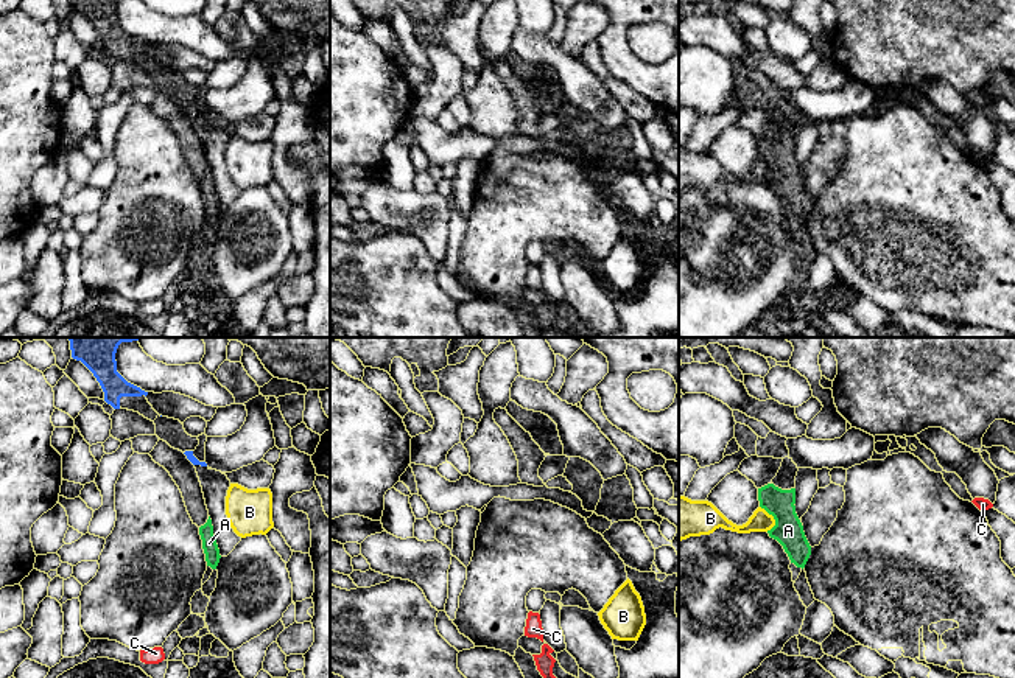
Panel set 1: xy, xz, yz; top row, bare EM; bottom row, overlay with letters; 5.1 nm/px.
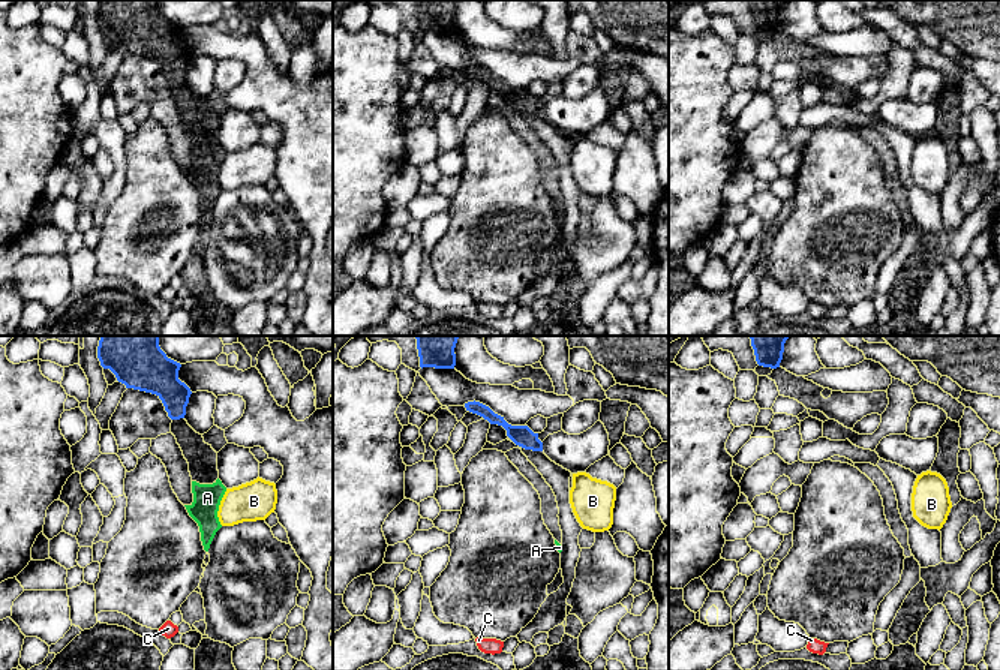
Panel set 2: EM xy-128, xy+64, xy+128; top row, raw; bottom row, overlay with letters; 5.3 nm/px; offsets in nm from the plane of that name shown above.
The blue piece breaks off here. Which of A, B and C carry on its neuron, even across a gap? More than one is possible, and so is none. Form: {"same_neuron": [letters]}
{"same_neuron": ["A"]}

